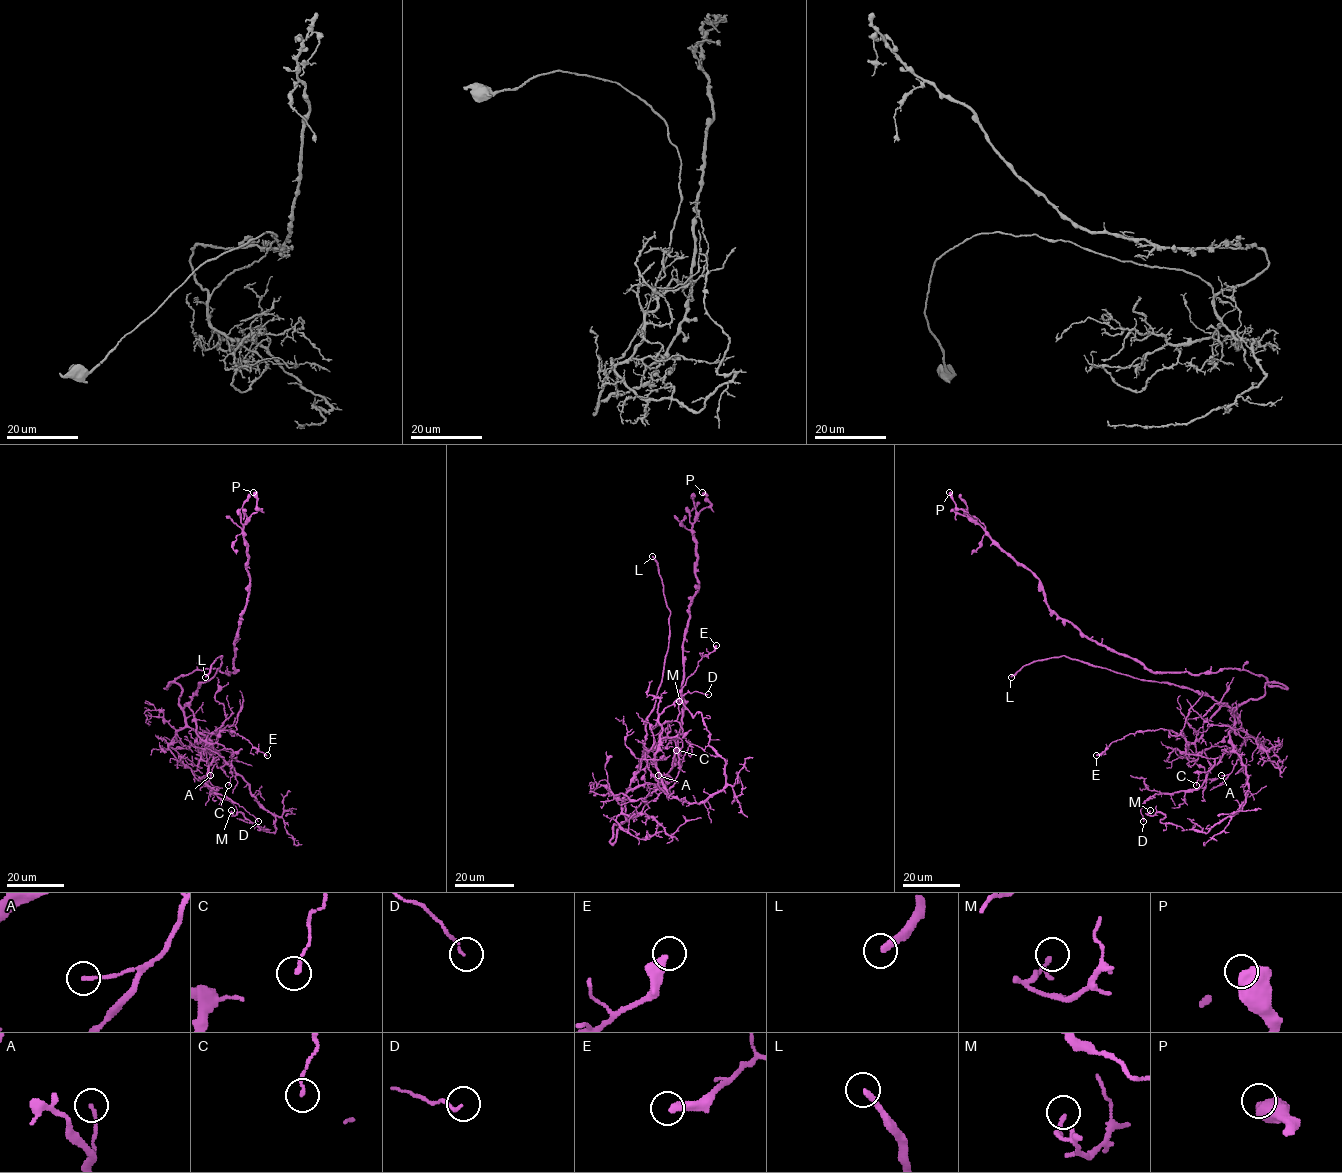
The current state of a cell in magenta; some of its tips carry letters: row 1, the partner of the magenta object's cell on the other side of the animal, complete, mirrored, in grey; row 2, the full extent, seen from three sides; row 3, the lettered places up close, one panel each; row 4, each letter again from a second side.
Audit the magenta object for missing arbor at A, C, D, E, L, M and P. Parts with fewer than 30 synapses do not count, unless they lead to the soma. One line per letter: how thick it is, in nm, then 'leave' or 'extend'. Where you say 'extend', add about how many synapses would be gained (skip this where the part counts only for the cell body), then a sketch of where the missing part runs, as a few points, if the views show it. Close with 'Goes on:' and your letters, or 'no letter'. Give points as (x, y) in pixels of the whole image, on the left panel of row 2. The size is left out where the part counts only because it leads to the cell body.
A: calibre 130 nm; leave
C: calibre 150 nm; leave
D: calibre 110 nm; leave
E: calibre 360 nm; leave
L: calibre 280 nm; extend; course (205, 677), (165, 712)
M: calibre 170 nm; leave
P: calibre 750 nm; leave
Goes on: L

